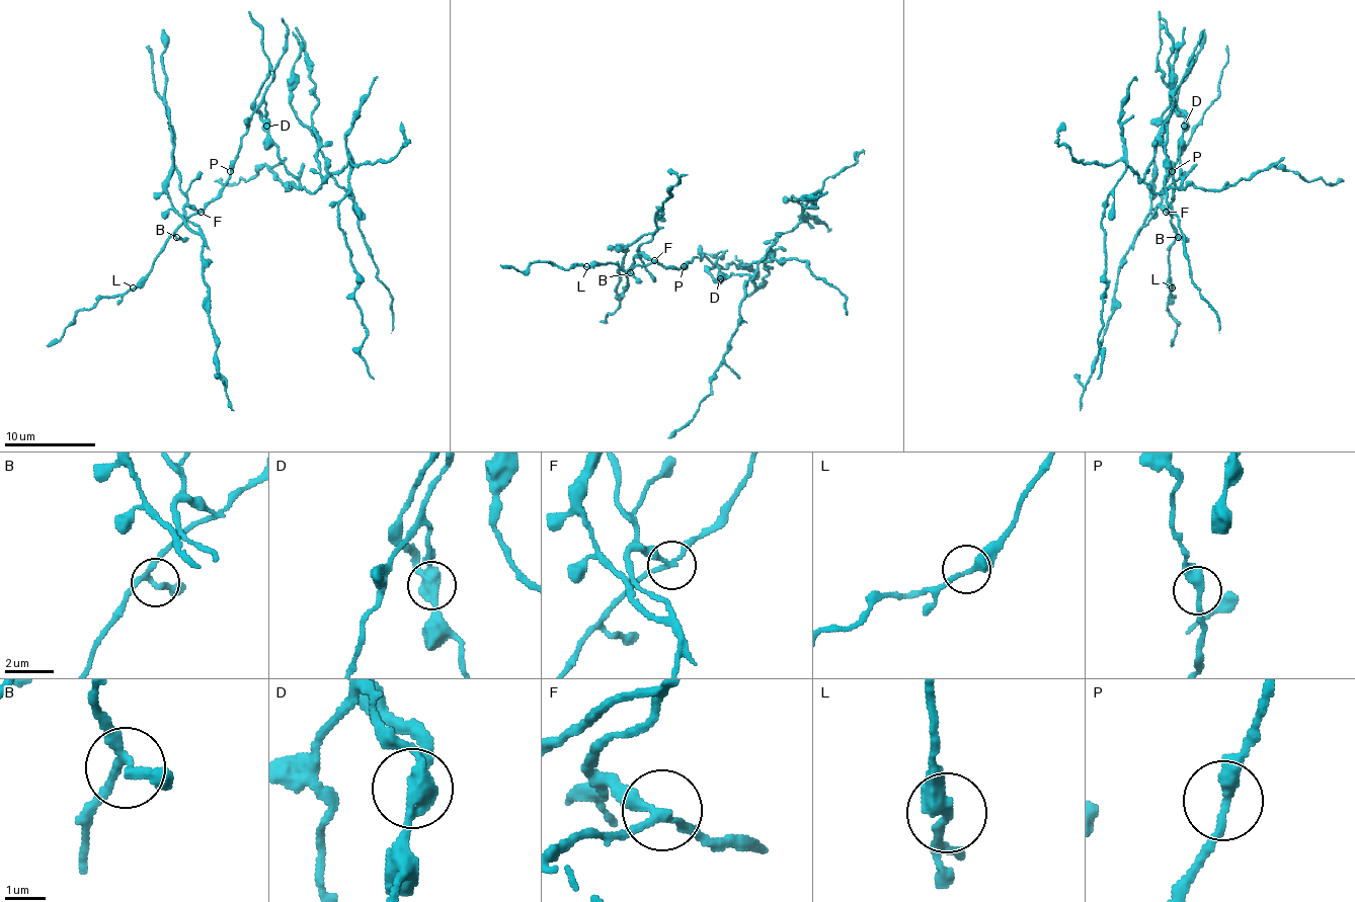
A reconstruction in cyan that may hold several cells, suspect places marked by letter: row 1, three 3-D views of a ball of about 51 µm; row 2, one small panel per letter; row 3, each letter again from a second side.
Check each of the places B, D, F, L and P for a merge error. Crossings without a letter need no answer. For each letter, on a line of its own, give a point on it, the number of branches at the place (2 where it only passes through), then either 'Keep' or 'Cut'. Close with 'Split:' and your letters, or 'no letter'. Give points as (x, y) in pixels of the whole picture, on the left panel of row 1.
B: Place: (176, 237). Branches: 3. Keep
D: Place: (266, 126). Branches: 3. Cut
F: Place: (201, 212). Branches: 3. Cut
L: Place: (133, 288). Branches: 2. Keep
P: Place: (230, 171). Branches: 2. Keep
Split: D, F

